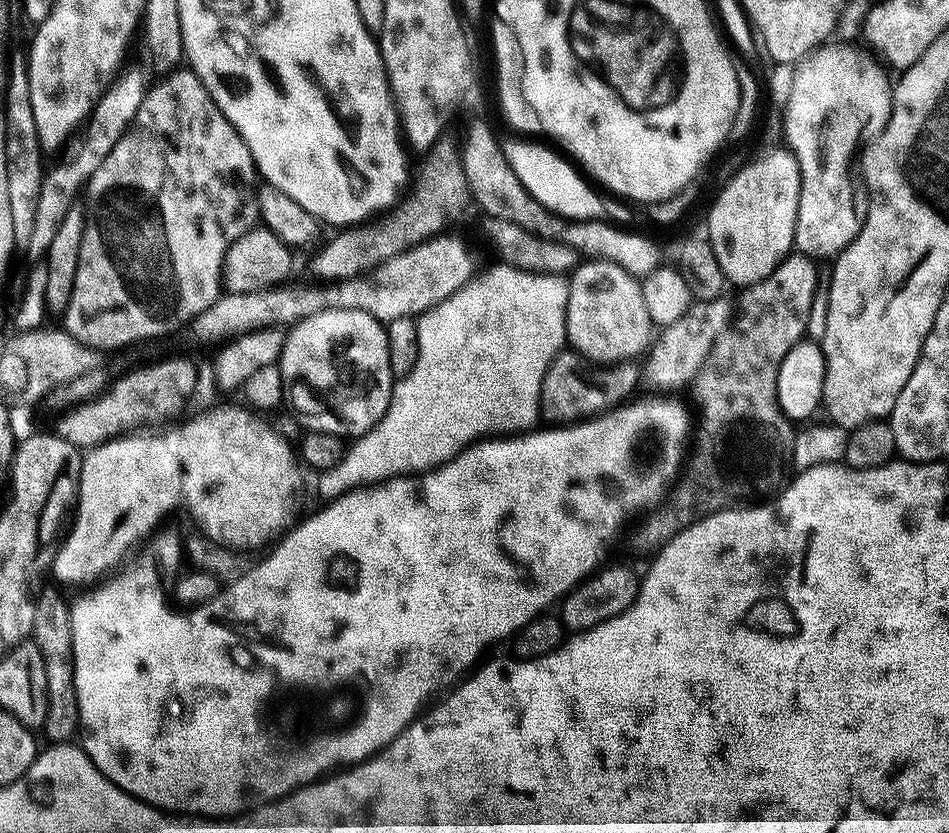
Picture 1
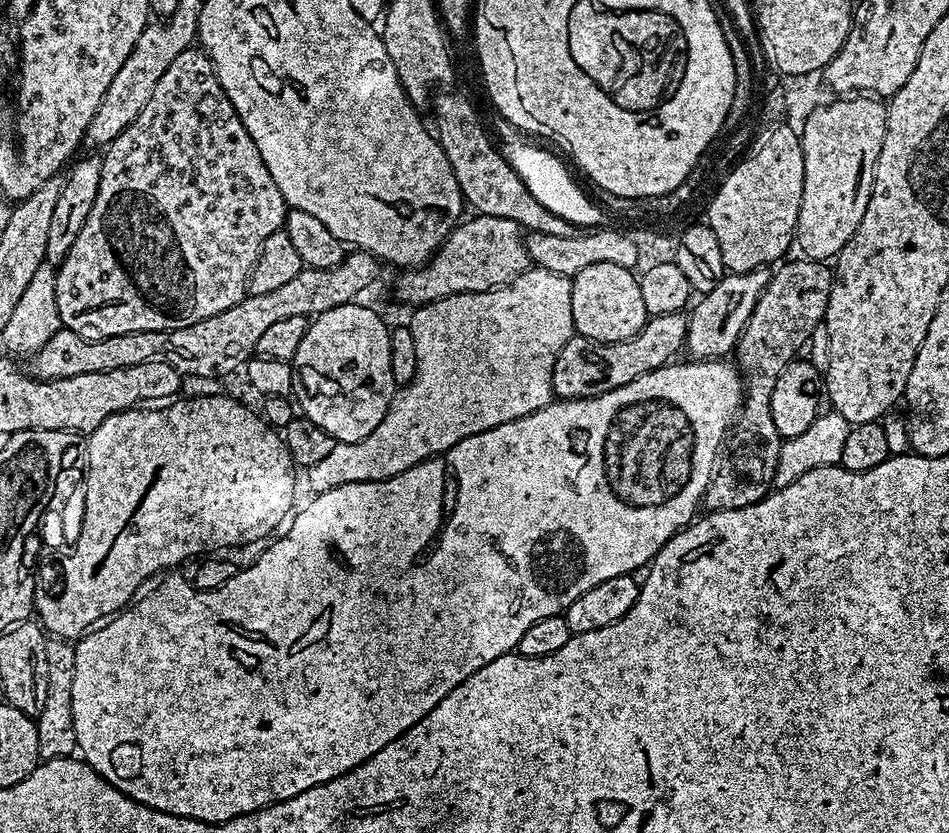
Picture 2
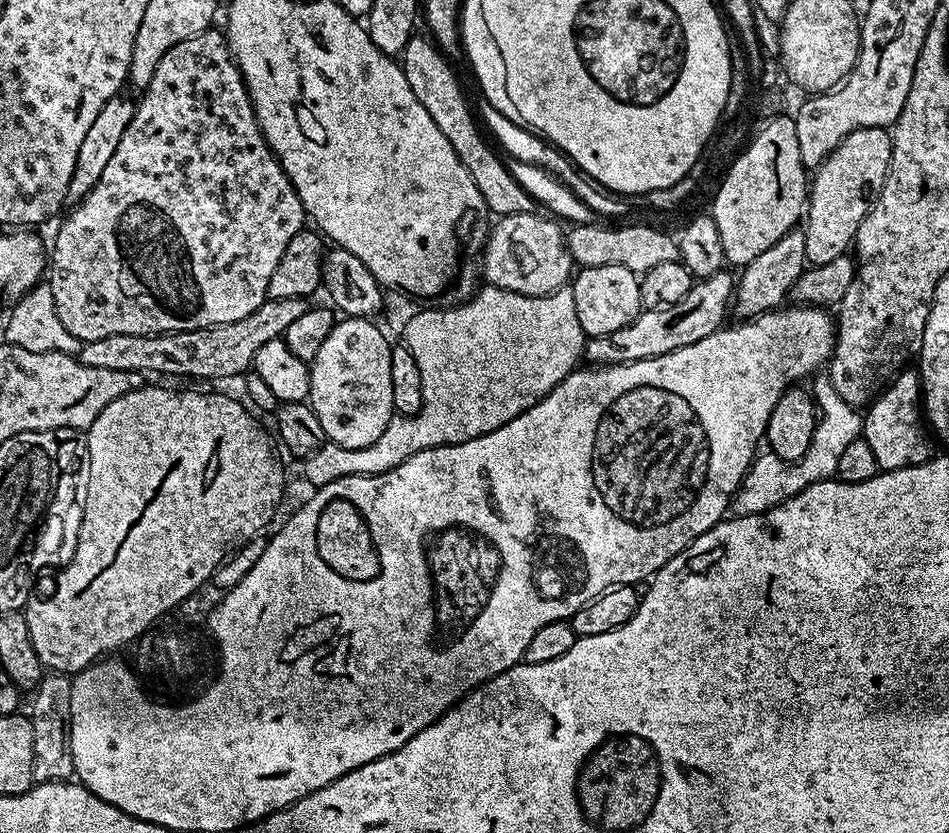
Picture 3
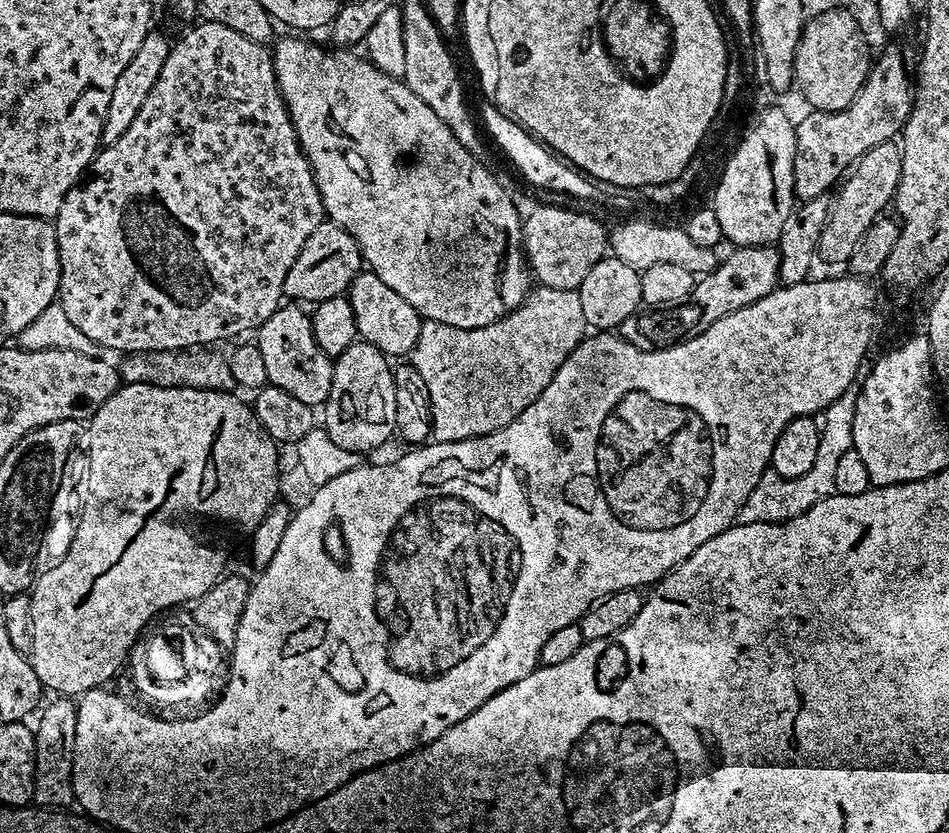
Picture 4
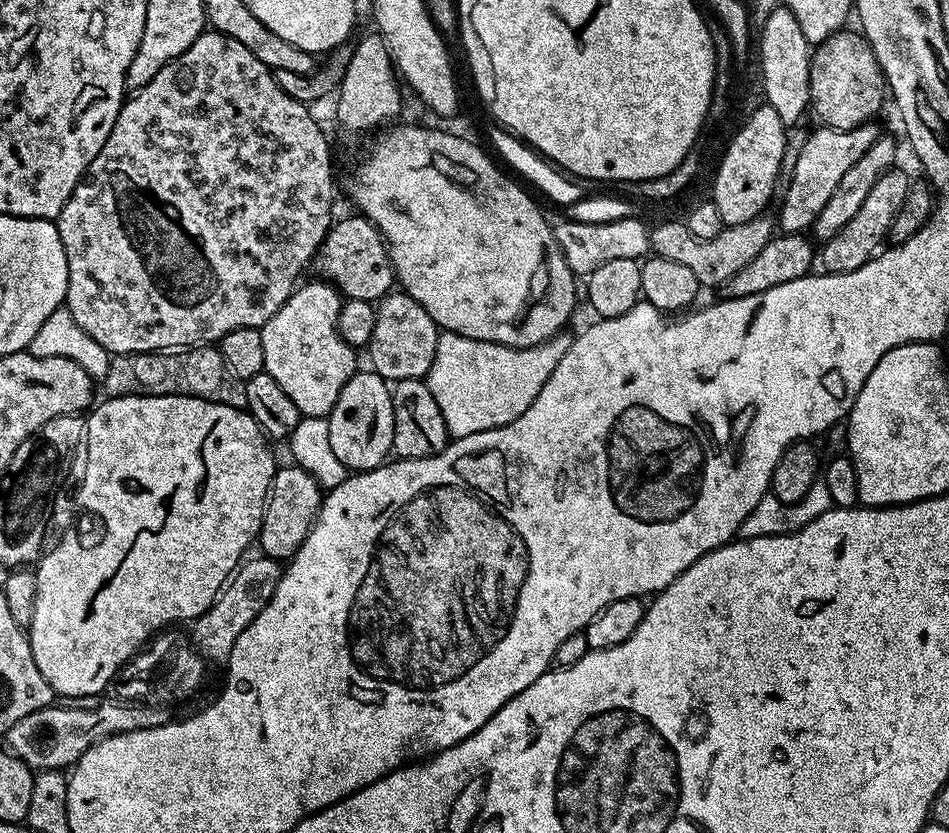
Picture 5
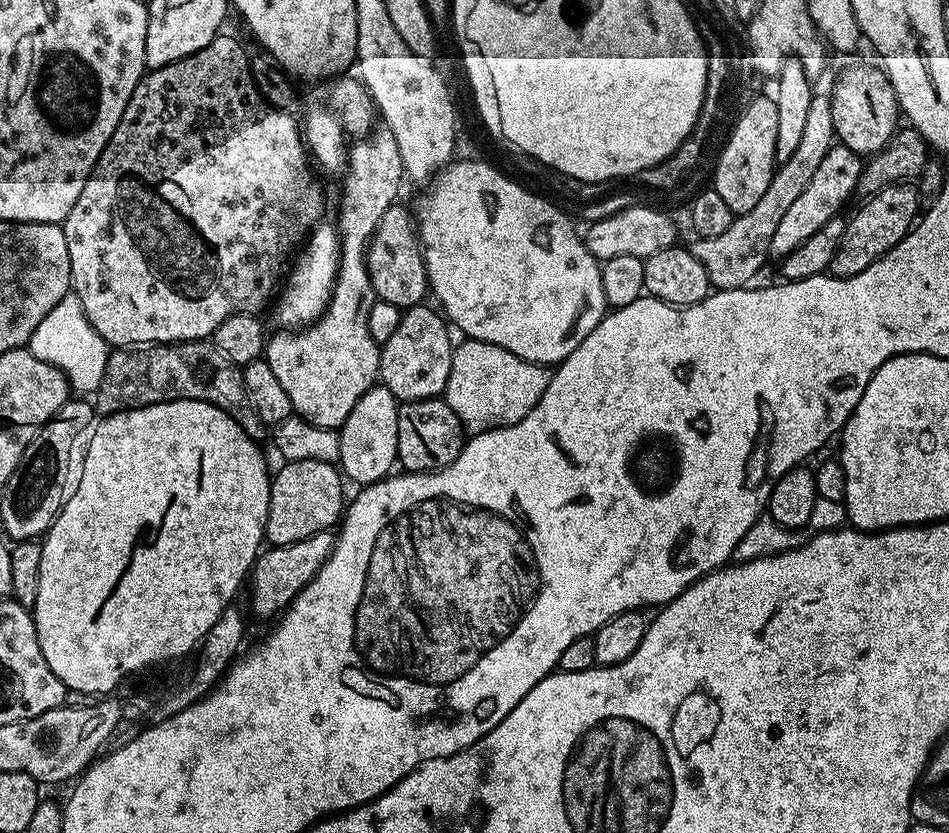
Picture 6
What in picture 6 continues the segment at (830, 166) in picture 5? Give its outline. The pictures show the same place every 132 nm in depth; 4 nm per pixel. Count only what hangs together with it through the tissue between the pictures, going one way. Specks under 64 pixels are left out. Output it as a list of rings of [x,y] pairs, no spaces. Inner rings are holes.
[[[843,146],[832,147],[826,158],[822,158],[818,170],[814,170],[814,178],[810,178],[806,190],[802,190],[802,195],[790,205],[790,210],[786,210],[782,223],[778,225],[778,231],[770,241],[771,255],[776,258],[788,256],[794,250],[798,250],[798,246],[802,246],[802,242],[806,242],[810,234],[818,234],[818,230],[822,230],[826,222],[841,215],[840,207],[848,199],[856,196],[858,178],[864,172],[864,166],[865,161],[854,150]]]

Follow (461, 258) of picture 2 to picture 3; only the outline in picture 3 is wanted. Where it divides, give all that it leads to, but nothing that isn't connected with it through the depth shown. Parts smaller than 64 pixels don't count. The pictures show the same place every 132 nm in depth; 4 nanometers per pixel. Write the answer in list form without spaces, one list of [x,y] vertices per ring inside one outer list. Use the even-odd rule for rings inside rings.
[[[515,212],[499,217],[491,225],[482,249],[482,276],[484,272],[488,279],[485,281],[491,287],[523,296],[549,296],[551,292],[557,292],[569,283],[574,265],[568,252],[565,229],[560,229],[560,224],[551,215],[539,216],[538,212]]]

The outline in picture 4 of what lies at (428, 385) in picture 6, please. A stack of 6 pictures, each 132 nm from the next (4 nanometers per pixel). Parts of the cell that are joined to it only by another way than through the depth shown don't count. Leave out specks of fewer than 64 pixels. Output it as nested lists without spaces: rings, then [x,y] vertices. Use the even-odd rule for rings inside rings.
[[[361,270],[348,287],[347,298],[350,310],[354,310],[356,335],[363,343],[374,346],[383,356],[389,358],[404,358],[411,353],[418,342],[418,334],[422,317],[402,298],[402,294],[390,290],[382,278],[378,278],[370,270]]]

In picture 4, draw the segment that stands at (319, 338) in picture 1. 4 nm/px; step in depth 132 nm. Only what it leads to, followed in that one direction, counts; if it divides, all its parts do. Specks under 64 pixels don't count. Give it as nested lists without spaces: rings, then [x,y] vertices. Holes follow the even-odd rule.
[[[363,342],[352,344],[335,357],[330,394],[322,405],[322,427],[342,450],[367,454],[393,439],[396,431],[393,371],[389,357]]]

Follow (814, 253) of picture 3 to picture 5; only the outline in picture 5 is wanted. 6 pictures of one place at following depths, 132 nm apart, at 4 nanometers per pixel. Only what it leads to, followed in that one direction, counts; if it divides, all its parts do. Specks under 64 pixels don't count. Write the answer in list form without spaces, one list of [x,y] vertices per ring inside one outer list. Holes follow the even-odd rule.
[[[900,166],[889,168],[882,174],[882,178],[878,178],[878,182],[874,182],[870,194],[866,194],[866,202],[862,202],[862,210],[858,210],[858,214],[854,214],[854,218],[850,218],[850,222],[846,222],[846,226],[842,226],[842,230],[838,230],[838,234],[834,234],[834,238],[830,238],[819,249],[818,260],[819,263],[824,263],[825,273],[858,270],[858,266],[877,255],[878,249],[885,243],[898,210],[902,210],[902,202],[906,202],[909,183],[910,176]]]

